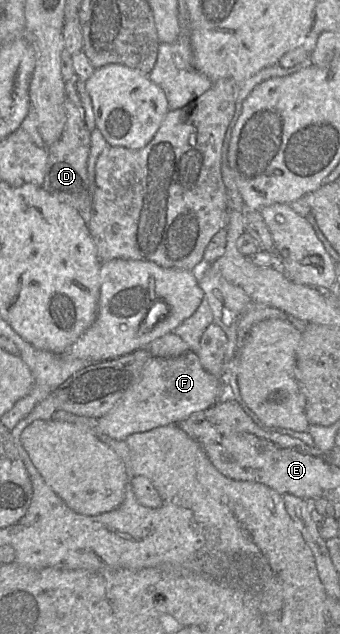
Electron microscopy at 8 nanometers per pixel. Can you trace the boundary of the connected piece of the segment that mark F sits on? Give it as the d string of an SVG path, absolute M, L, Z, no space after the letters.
M189 350L175 357L151 357L137 383L105 415L96 419L96 430L101 437L125 440L136 431L179 423L191 414L225 399L221 378L208 373L195 352Z

